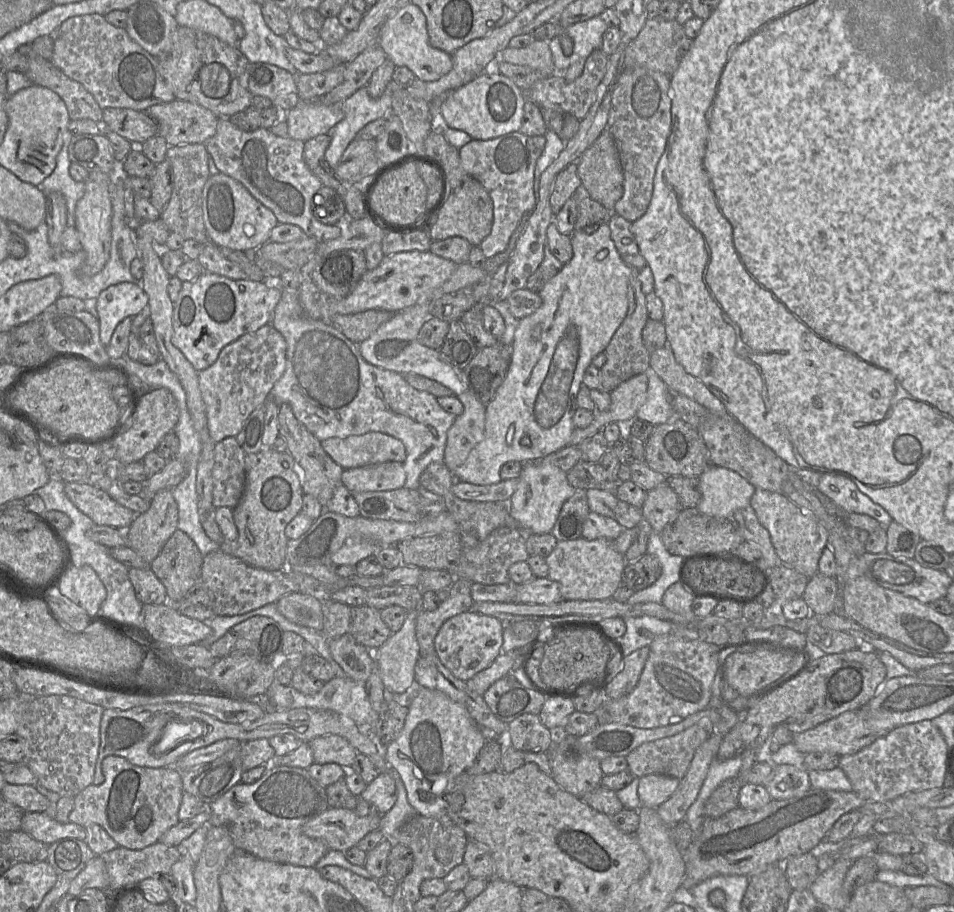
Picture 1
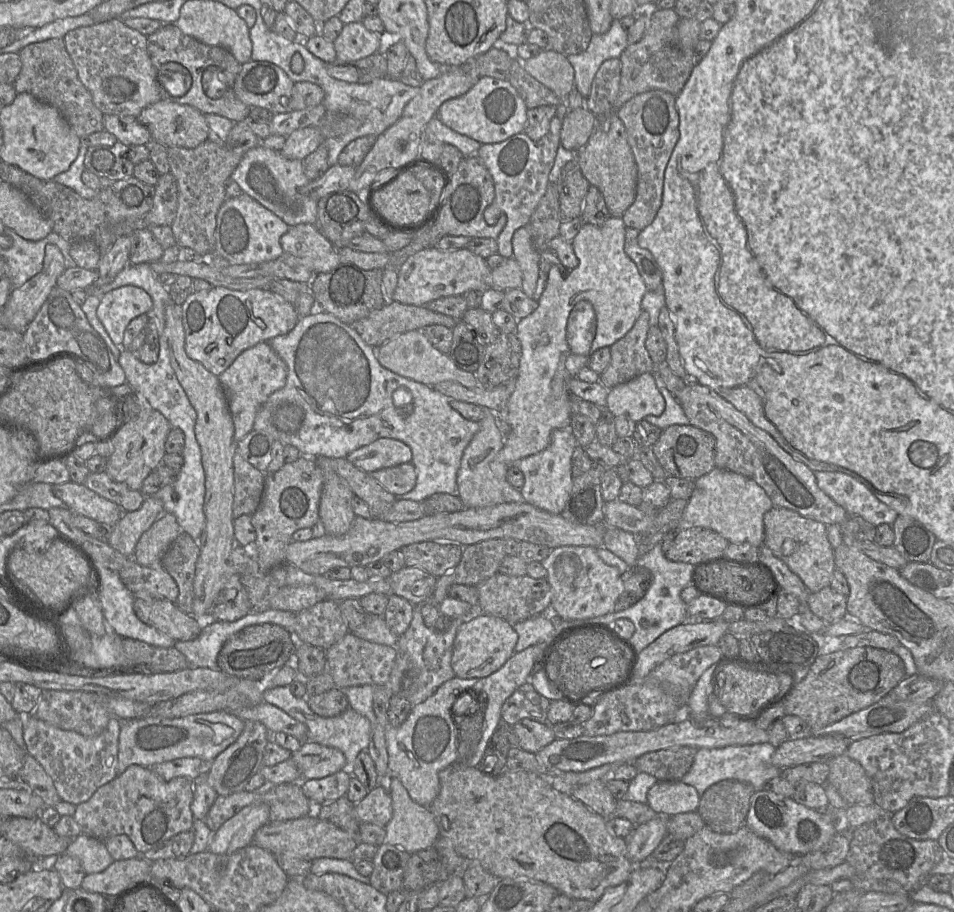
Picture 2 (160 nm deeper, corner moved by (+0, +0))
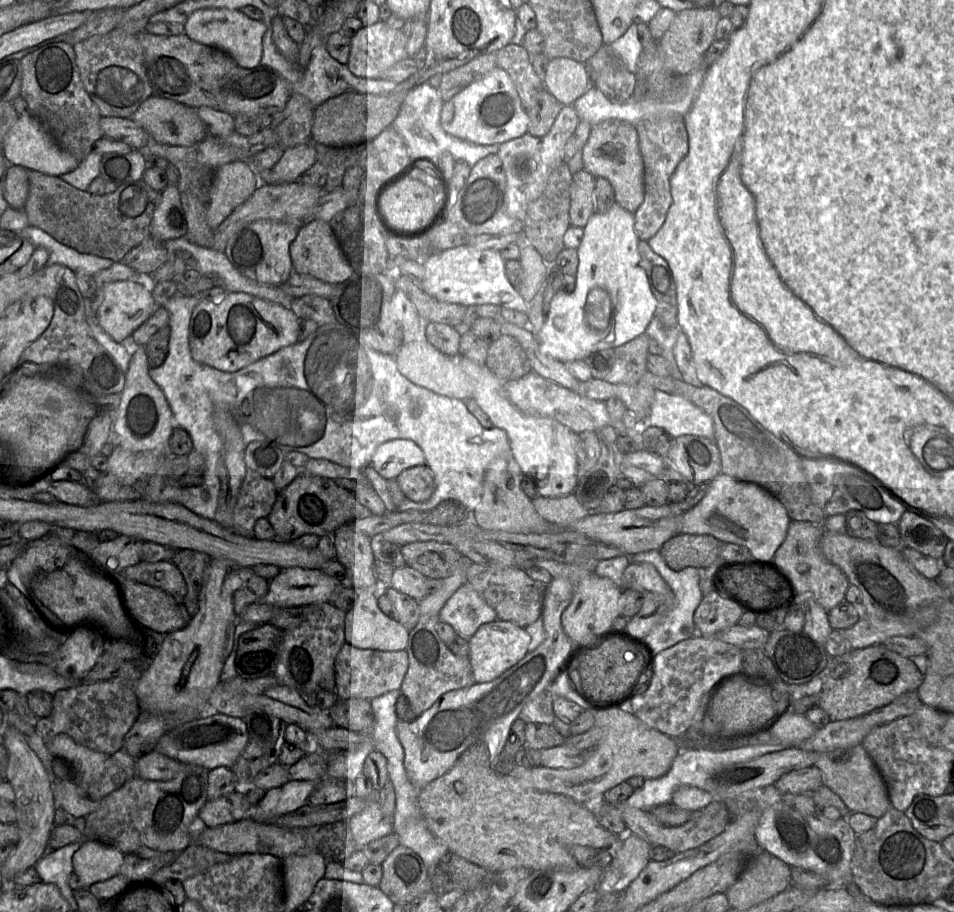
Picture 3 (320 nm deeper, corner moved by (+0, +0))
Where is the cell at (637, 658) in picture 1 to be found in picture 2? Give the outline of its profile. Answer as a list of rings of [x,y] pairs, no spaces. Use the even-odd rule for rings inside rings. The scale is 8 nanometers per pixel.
[[[722,618],[704,622],[685,622],[667,630],[639,652],[634,669],[634,680],[645,679],[657,666],[674,655],[685,653],[702,646],[717,646],[722,636],[728,633],[728,623]]]

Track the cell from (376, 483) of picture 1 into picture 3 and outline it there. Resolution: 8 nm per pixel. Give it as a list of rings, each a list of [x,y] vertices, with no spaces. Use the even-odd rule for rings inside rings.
[[[427,465],[402,471],[396,481],[405,497],[413,502],[426,502],[434,492],[434,477]]]

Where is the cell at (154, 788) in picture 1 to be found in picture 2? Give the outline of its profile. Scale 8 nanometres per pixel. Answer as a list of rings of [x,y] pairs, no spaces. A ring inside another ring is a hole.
[[[131,765],[114,780],[98,788],[89,800],[76,805],[73,819],[80,826],[82,834],[102,841],[113,836],[126,835],[131,839],[139,854],[144,854],[176,834],[193,828],[194,817],[191,811],[193,795],[193,779],[178,777],[166,781],[148,767]]]

